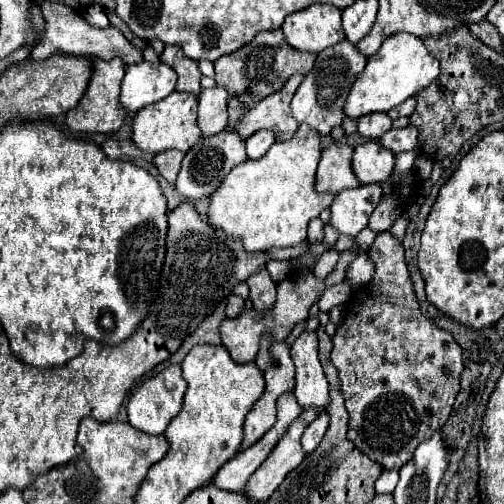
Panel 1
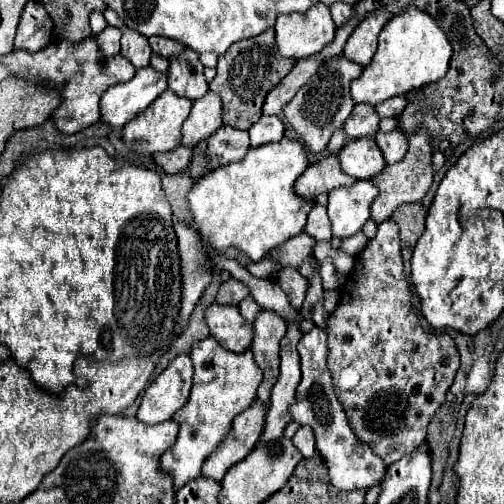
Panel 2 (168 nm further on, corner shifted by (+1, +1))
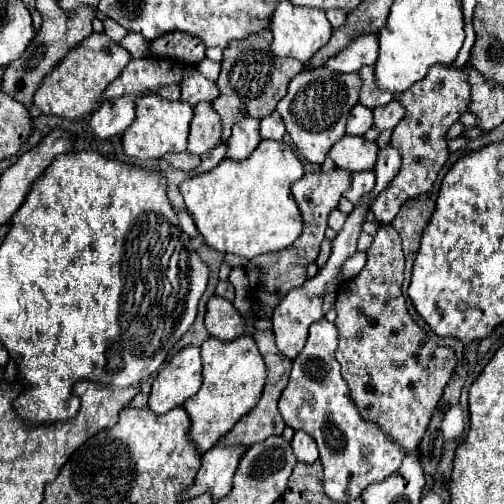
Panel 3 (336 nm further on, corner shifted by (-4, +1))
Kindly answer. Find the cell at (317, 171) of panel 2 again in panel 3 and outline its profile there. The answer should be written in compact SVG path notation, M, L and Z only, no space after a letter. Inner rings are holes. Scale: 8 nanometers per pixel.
M333 168L333 170L319 170L319 172L309 172L301 180L297 180L291 186L291 192L295 196L295 202L303 214L303 234L293 242L293 246L281 250L281 252L271 252L271 254L261 254L257 258L251 258L249 266L245 268L247 278L249 278L249 294L255 302L263 302L269 306L277 306L285 294L297 286L301 286L307 276L305 268L309 262L315 262L319 254L319 246L325 238L325 228L327 228L327 214L337 208L341 194L351 186L351 172Z

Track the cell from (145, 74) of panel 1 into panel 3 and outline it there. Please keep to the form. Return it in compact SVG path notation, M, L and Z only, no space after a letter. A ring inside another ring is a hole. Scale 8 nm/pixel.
M125 94L125 98L117 98L115 102L103 102L99 110L91 116L89 124L97 138L113 138L117 134L123 134L135 118L135 102L145 94Z

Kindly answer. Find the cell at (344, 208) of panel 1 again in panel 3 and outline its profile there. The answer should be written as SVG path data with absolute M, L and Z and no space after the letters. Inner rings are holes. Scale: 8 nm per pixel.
M355 172L353 174L353 184L345 190L345 198L351 202L351 204L359 204L367 194L371 194L375 186L375 174L373 172Z

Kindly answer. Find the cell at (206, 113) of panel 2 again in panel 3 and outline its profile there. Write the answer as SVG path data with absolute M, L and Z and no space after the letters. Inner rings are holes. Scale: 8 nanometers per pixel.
M201 102L195 106L195 116L191 120L191 132L189 132L189 146L187 150L191 154L205 154L213 146L221 142L221 118L213 110L209 102Z

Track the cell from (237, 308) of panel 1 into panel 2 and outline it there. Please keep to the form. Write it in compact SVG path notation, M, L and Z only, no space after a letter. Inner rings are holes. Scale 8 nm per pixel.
M230 278L228 282L220 284L216 302L220 302L220 304L240 304L240 300L244 300L248 294L250 294L250 290L244 282Z

